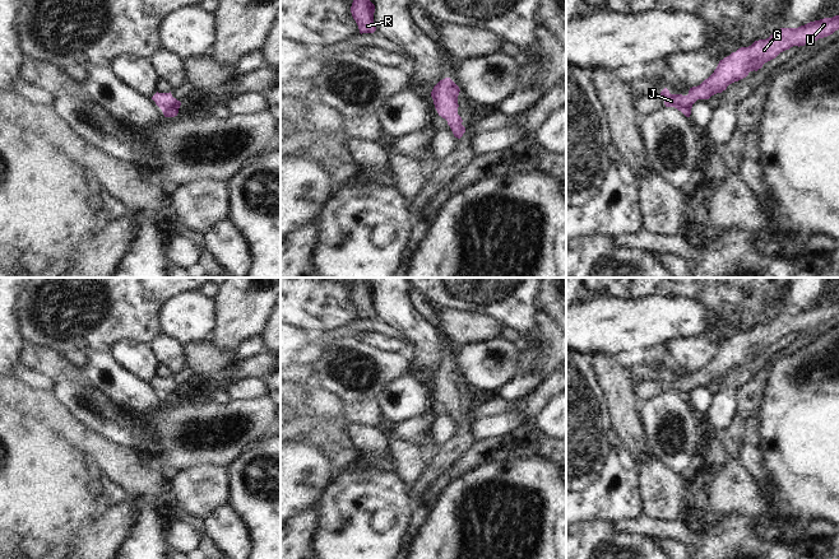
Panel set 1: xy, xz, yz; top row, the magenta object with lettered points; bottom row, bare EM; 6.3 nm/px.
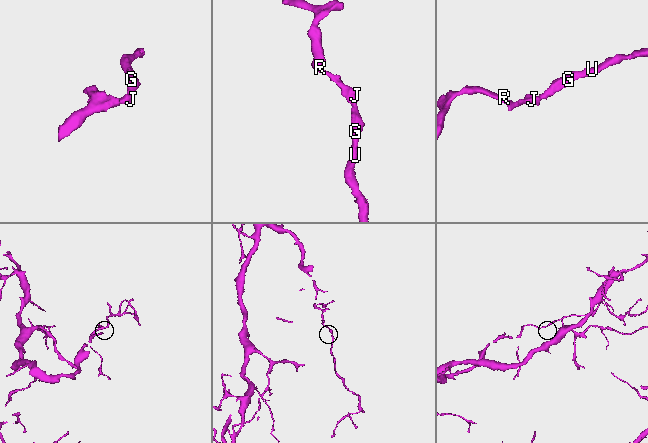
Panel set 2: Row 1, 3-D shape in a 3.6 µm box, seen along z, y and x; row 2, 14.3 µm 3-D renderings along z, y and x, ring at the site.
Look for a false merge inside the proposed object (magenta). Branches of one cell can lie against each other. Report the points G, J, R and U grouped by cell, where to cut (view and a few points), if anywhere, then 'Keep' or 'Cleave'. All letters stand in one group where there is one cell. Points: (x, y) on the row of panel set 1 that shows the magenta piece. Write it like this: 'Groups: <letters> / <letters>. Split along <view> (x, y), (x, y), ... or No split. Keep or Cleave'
Groups: G J R U. No split. Keep

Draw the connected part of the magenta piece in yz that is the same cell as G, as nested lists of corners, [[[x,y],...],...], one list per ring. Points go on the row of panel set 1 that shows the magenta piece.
[[[839,15],[810,22],[798,28],[780,28],[769,38],[755,41],[751,46],[741,47],[720,60],[714,73],[700,85],[690,88],[687,96],[671,94],[664,88],[659,98],[664,101],[666,107],[675,107],[686,117],[690,117],[692,104],[697,99],[709,99],[711,96],[722,93],[729,84],[746,78],[750,71],[757,71],[780,52],[793,46],[813,43],[838,29]]]

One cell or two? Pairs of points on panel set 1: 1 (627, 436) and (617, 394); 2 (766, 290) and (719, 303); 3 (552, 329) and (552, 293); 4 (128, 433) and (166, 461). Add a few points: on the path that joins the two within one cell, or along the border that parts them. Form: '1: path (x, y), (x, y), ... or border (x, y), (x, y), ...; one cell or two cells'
1: path (627, 425), (621, 404); one cell
2: path (755, 302), (731, 303); one cell
3: border (541, 310), (545, 310), (552, 318); two cells
4: path (139, 433), (145, 433), (162, 450); one cell

